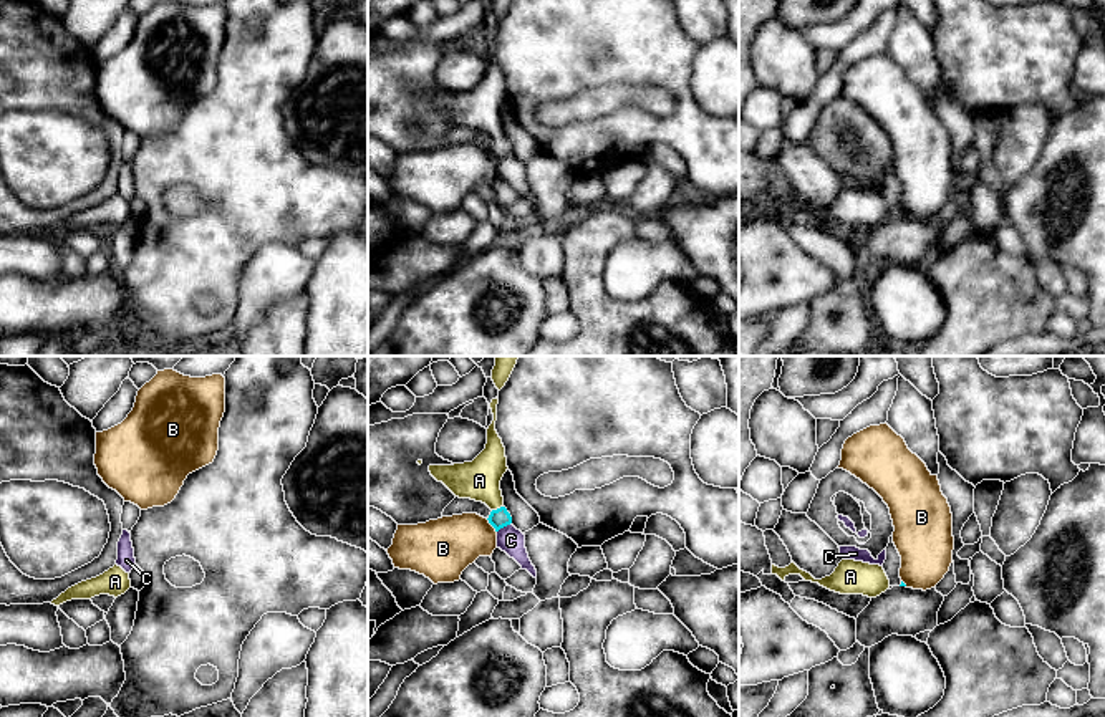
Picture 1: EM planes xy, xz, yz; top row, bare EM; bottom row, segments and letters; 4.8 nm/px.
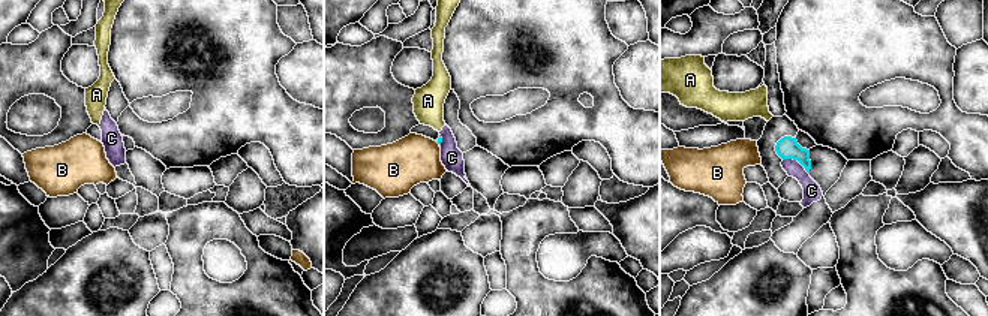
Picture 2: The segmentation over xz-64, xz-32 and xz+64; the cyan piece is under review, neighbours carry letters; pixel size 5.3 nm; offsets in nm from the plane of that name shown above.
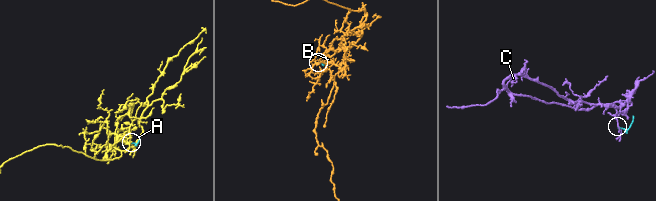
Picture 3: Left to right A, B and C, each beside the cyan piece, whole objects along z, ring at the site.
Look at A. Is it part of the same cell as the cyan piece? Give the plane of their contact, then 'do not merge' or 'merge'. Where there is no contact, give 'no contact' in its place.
xz | merge

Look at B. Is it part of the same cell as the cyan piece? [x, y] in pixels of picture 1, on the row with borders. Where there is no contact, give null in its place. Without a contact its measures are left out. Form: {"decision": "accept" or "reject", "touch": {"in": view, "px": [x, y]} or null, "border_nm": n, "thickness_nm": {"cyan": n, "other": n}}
{"decision": "reject", "touch": {"in": "xz", "px": [491, 524]}, "border_nm": 90, "thickness_nm": {"cyan": 90, "other": 280}}

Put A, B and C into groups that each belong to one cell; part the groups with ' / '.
A / B / C

